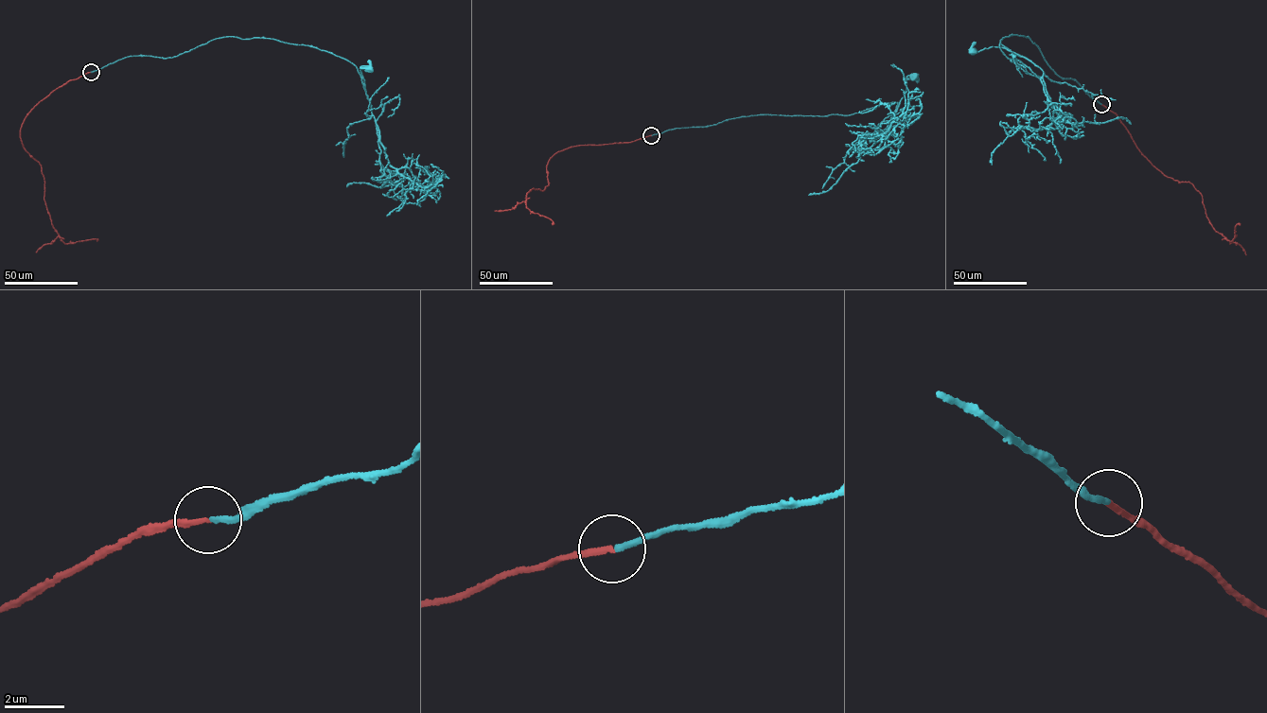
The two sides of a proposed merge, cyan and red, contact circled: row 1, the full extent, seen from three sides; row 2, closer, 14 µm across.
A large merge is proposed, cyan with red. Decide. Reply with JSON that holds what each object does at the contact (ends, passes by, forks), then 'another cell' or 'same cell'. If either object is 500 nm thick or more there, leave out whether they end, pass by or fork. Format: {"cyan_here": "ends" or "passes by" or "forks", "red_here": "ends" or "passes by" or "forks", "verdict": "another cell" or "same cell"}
{"cyan_here": "ends", "red_here": "ends", "verdict": "same cell"}

